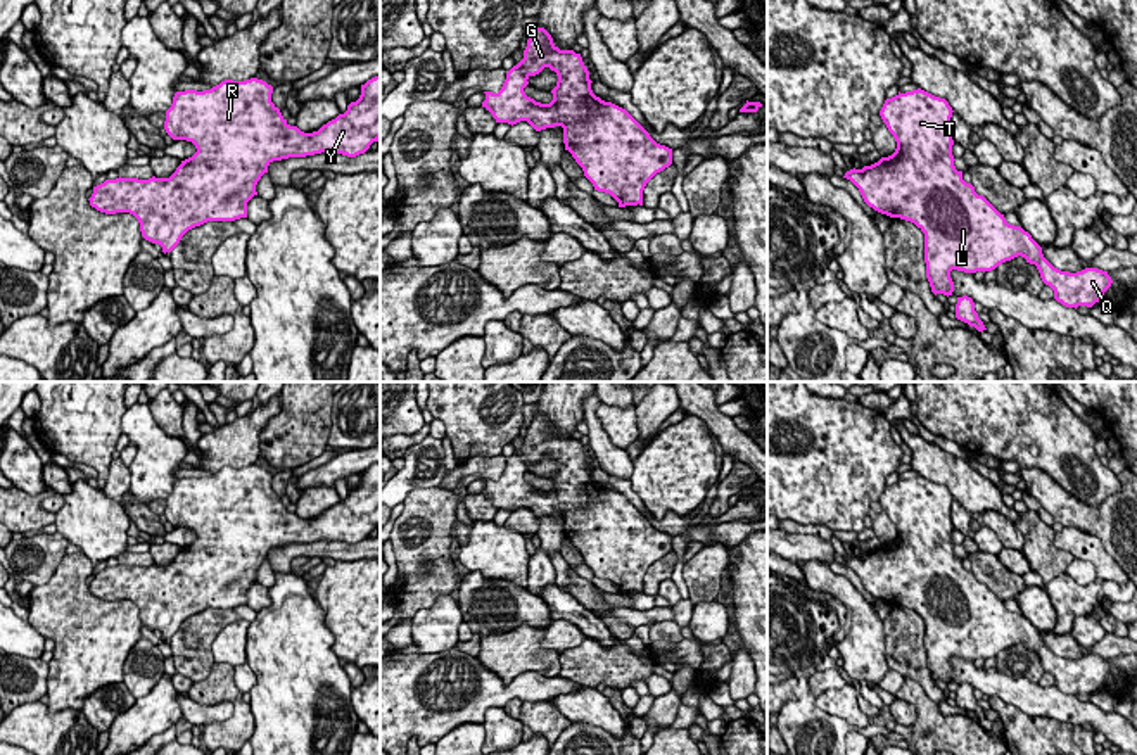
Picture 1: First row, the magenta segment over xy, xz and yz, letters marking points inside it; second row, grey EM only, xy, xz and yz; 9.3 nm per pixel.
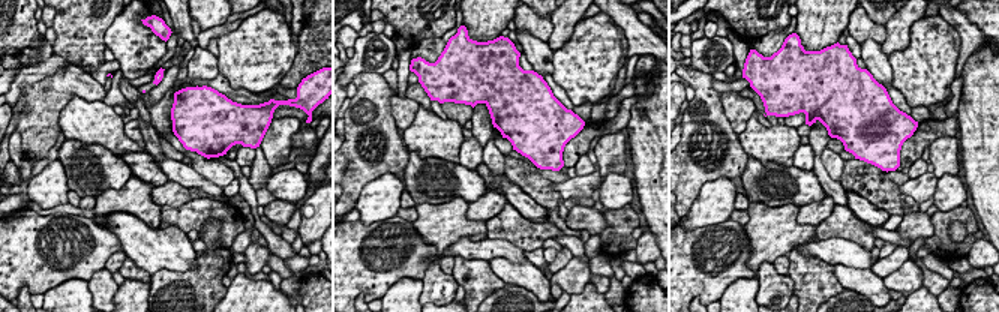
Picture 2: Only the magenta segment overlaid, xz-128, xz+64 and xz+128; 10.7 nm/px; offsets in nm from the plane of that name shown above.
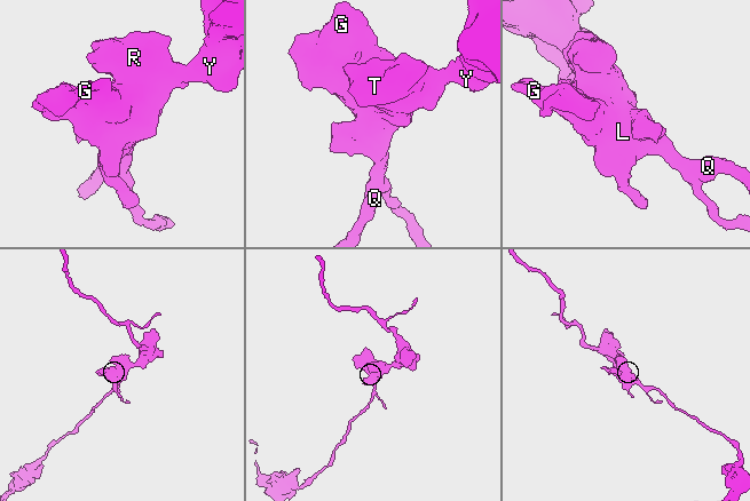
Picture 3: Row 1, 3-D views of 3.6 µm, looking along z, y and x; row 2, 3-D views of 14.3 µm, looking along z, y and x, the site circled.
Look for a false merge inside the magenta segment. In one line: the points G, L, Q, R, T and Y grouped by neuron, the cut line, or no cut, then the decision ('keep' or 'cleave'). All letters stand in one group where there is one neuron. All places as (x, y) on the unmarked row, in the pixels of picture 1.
G L Q R T Y; no cut; keep

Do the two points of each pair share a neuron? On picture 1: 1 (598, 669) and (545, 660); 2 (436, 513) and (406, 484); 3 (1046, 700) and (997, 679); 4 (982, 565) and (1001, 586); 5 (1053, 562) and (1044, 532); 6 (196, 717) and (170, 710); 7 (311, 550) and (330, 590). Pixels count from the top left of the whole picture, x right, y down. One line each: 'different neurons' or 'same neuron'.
1: different neurons
2: different neurons
3: same neuron
4: same neuron
5: same neuron
6: different neurons
7: different neurons

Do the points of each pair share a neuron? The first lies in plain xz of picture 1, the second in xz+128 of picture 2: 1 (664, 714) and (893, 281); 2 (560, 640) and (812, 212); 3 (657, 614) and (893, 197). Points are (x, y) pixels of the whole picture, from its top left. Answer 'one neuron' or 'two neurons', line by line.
1: one neuron
2: one neuron
3: two neurons

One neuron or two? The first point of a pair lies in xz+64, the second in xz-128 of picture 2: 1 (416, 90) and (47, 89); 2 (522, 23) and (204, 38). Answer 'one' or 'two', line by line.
1: one
2: two

